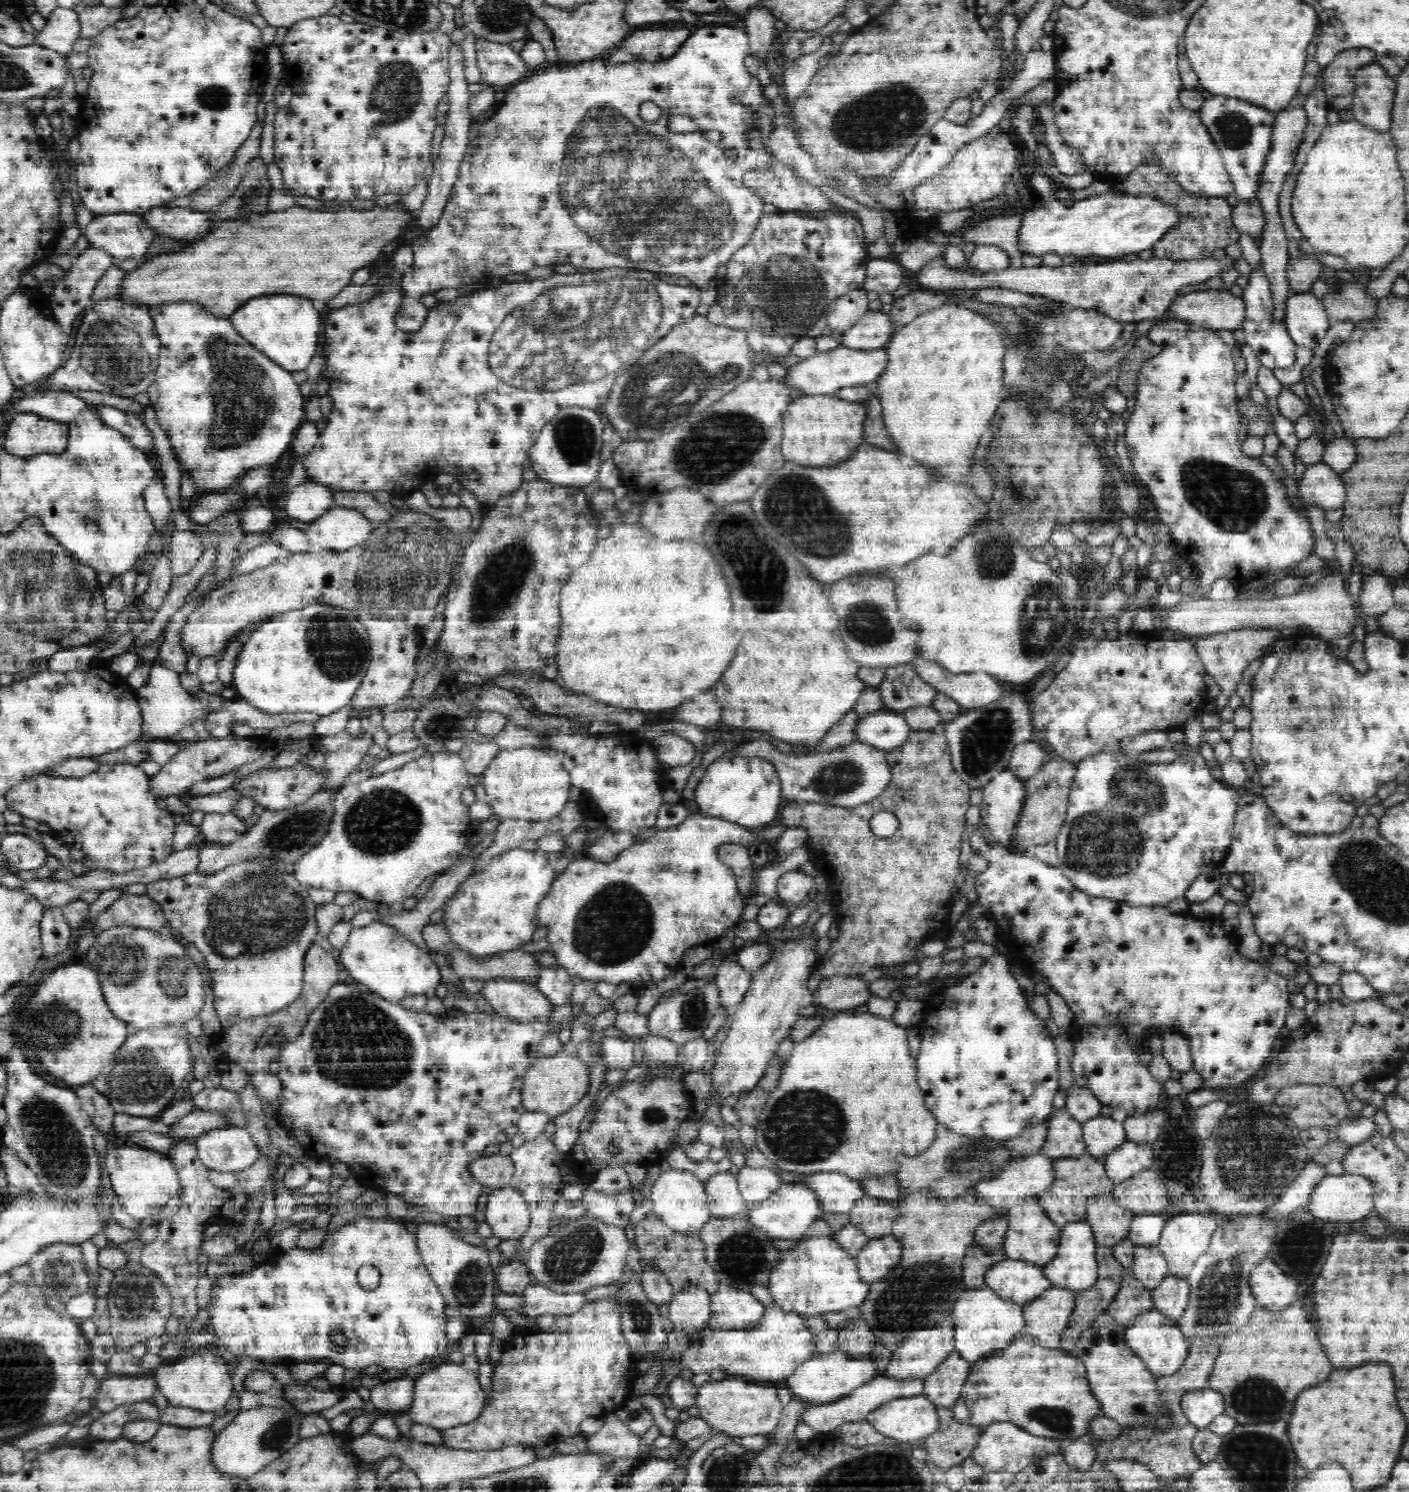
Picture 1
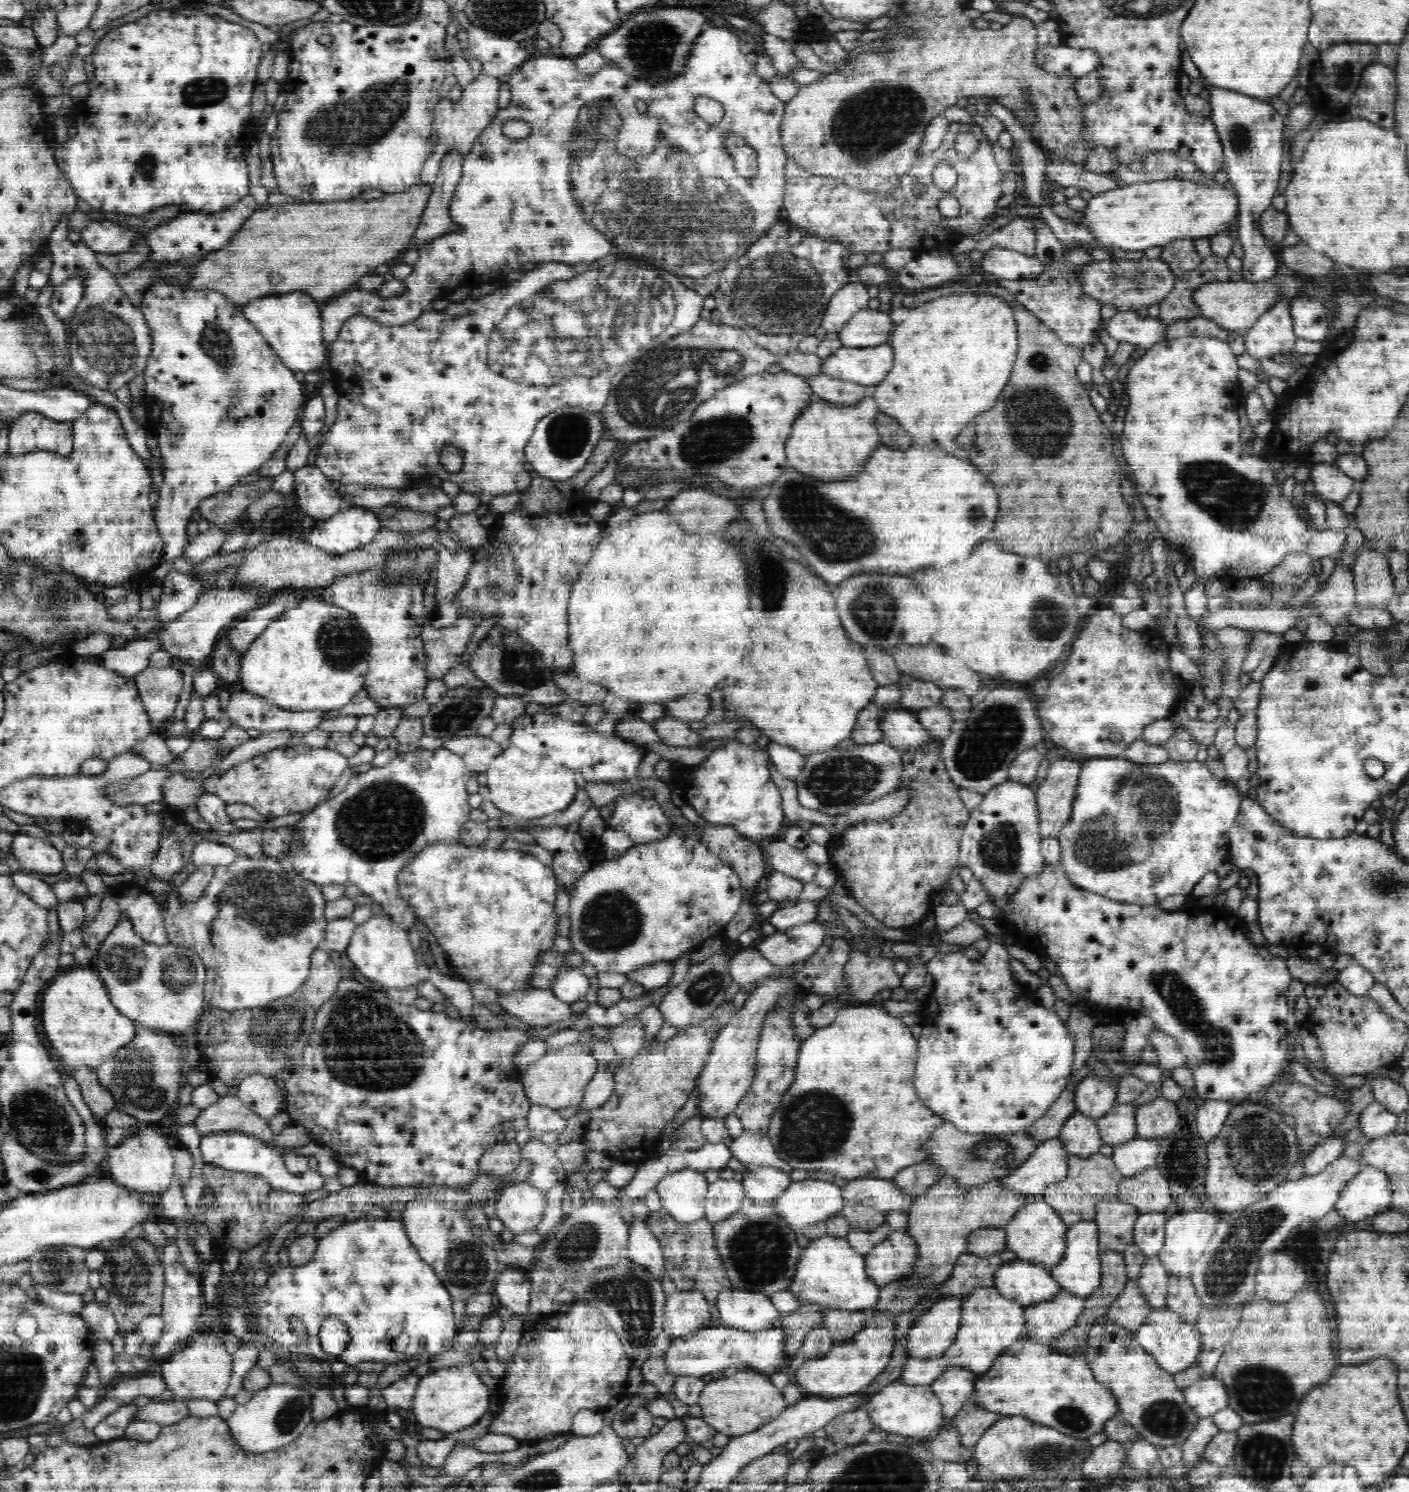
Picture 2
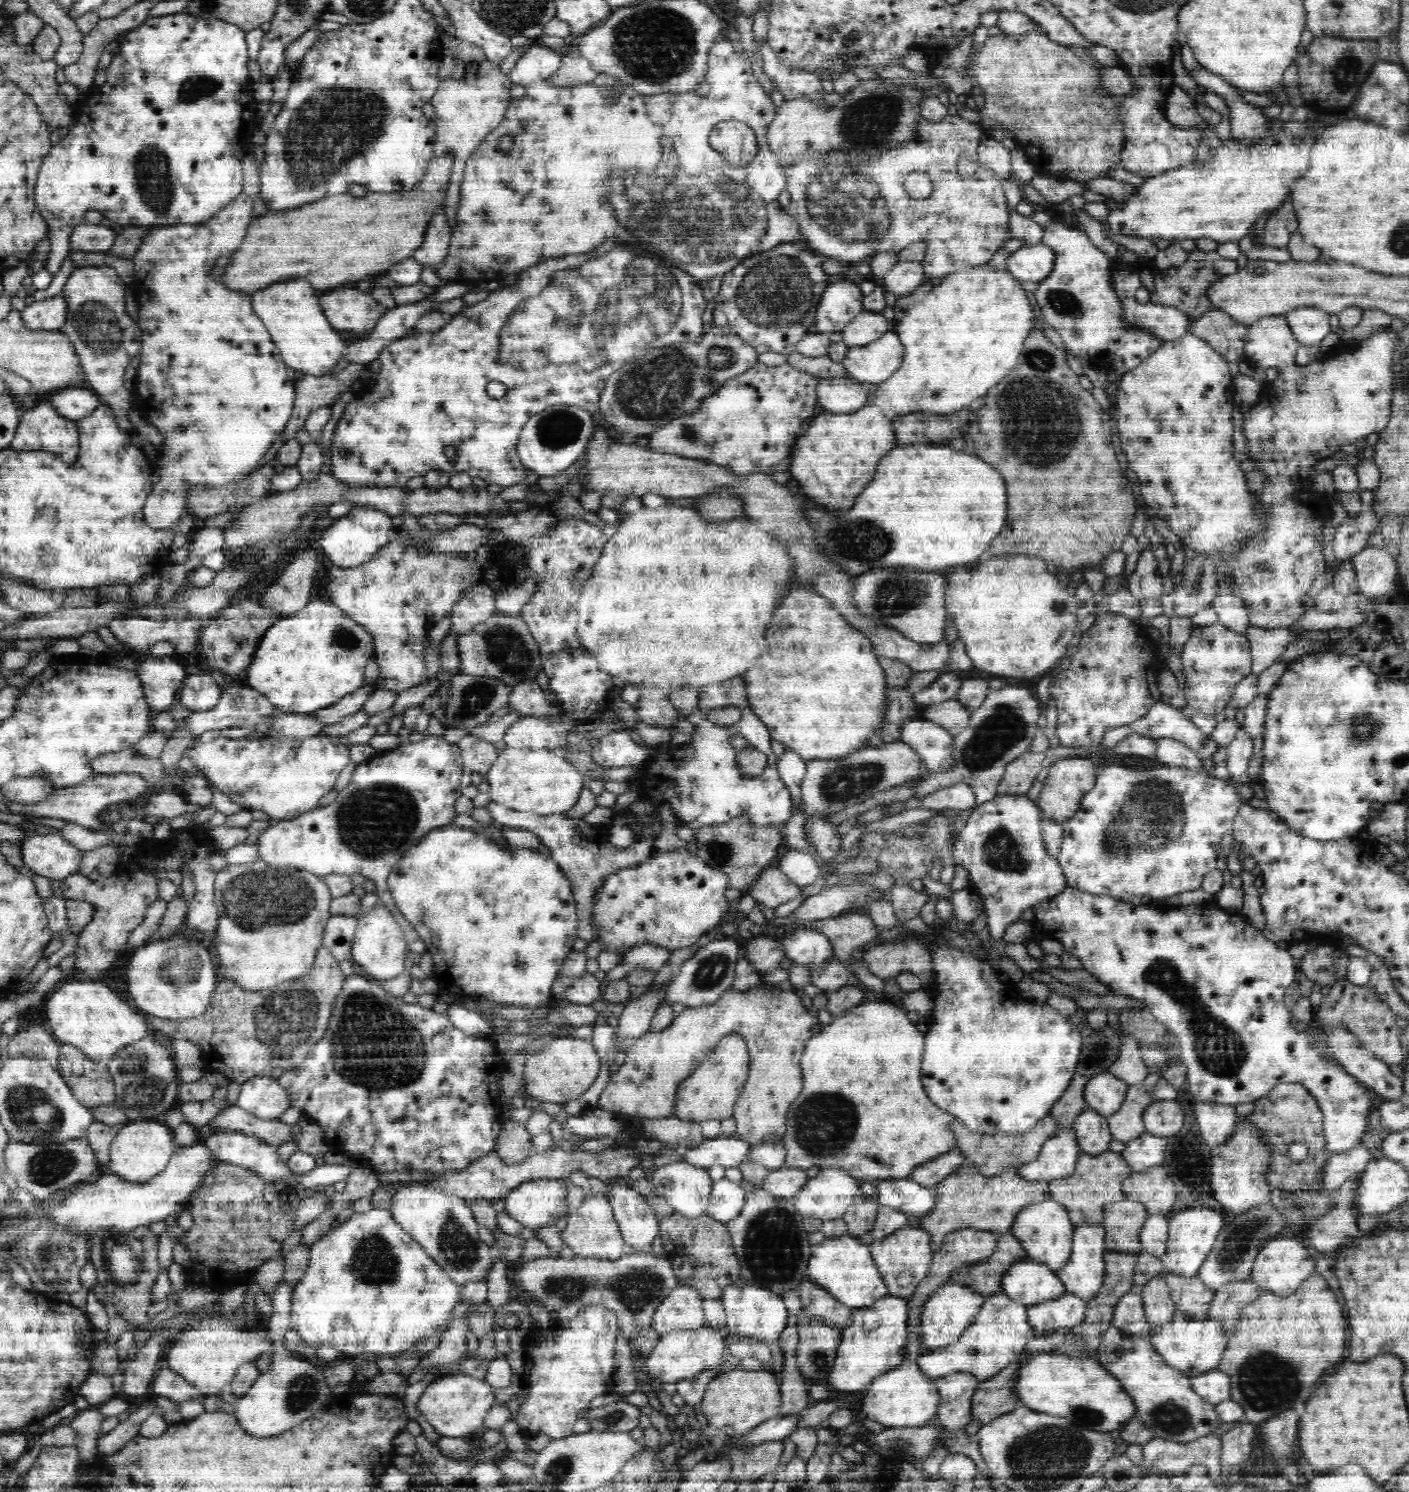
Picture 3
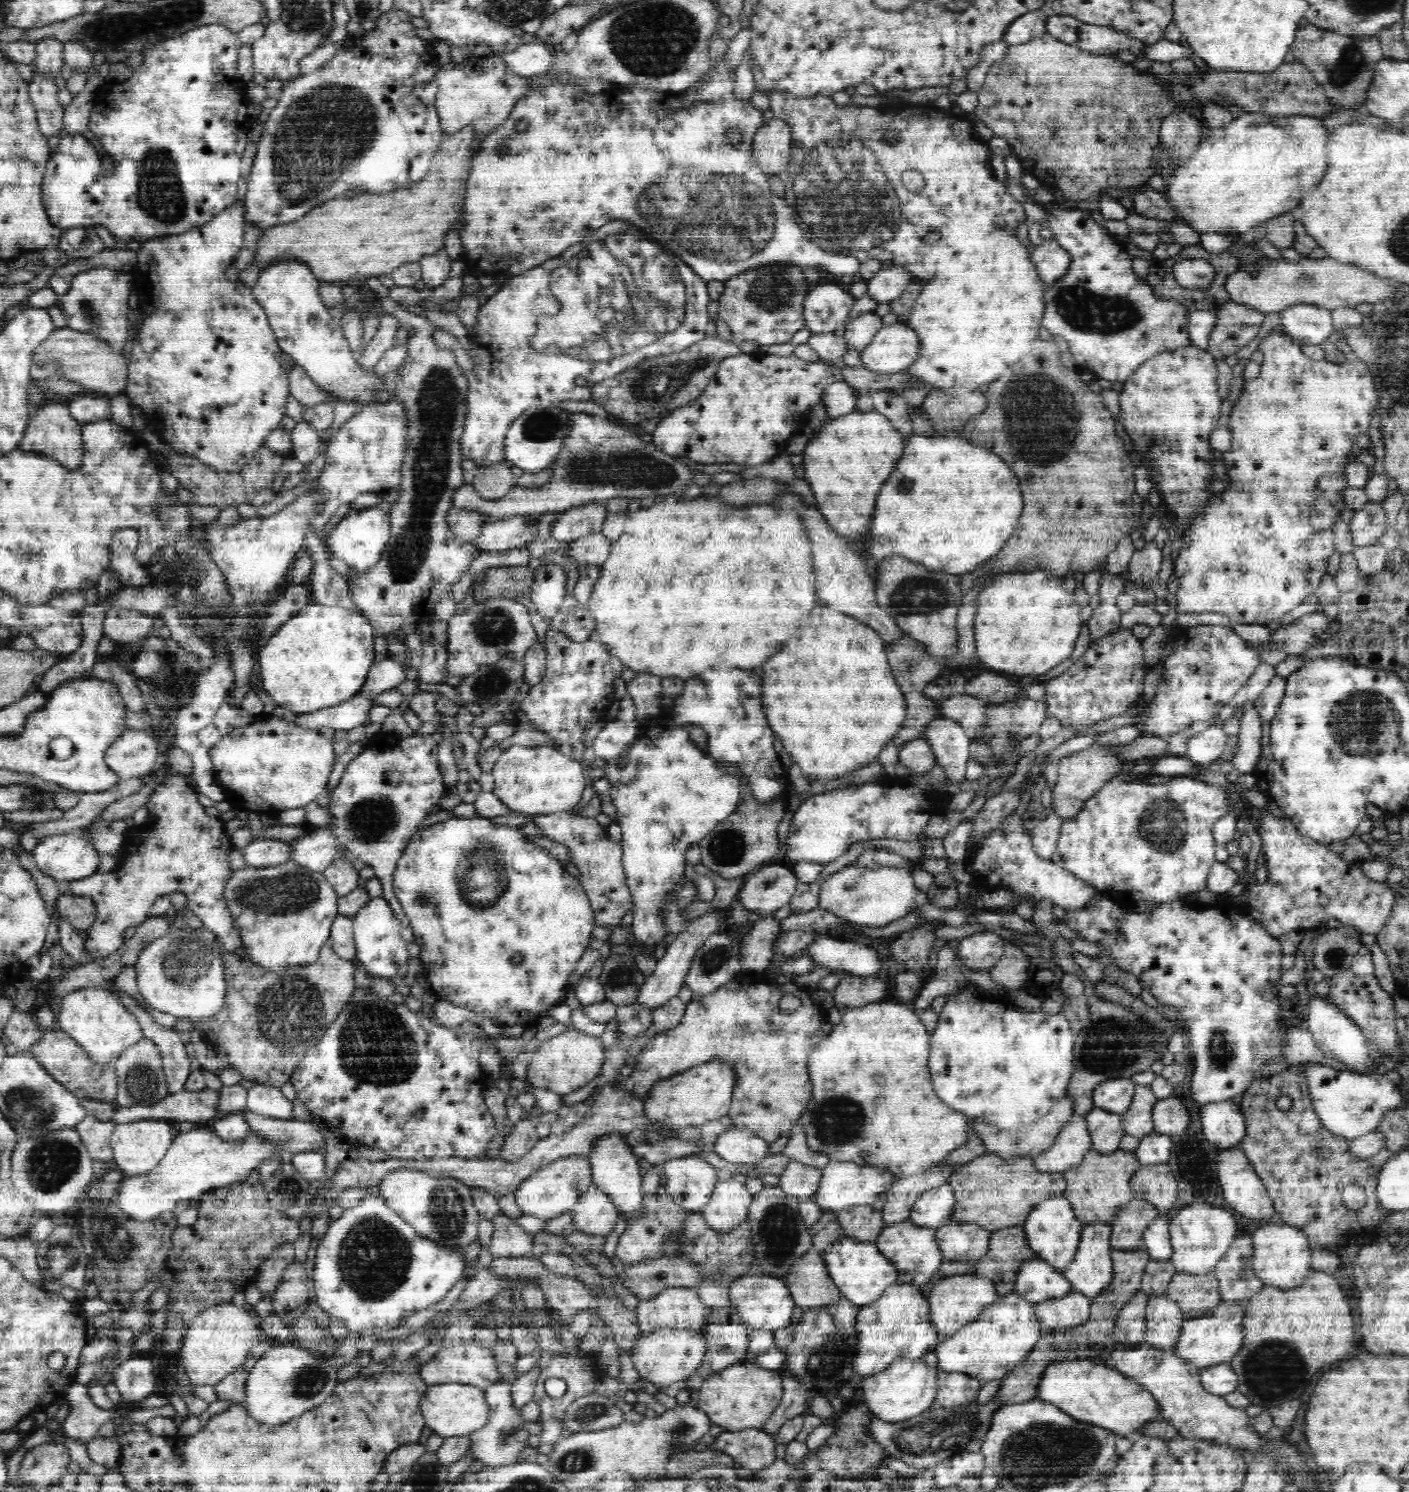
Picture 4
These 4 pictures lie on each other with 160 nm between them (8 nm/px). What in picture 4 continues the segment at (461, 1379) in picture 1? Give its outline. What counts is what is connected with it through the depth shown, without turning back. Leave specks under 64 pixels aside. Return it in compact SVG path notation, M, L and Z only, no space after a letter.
M444 1383L428 1386L420 1399L420 1408L425 1426L441 1437L466 1436L486 1424L489 1406L485 1391L464 1383Z

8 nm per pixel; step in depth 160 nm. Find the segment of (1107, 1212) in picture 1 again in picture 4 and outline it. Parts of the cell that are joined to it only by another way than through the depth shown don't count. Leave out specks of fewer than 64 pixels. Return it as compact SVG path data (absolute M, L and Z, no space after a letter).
M1133 1198L1119 1208L1119 1214L1109 1223L1112 1228L1111 1247L1122 1251L1143 1248L1144 1231L1159 1217L1155 1205Z

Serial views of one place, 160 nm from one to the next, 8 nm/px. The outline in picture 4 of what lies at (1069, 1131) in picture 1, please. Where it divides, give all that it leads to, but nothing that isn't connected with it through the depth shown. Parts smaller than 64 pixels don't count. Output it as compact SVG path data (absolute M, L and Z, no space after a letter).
M1094 1108L1085 1116L1088 1132L1091 1133L1092 1149L1103 1154L1119 1150L1122 1137L1127 1134L1123 1129L1122 1114Z

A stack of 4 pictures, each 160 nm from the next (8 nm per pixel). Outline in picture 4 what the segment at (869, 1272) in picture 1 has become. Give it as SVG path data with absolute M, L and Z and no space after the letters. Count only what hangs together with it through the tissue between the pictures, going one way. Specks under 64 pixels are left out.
M900 1221L885 1227L878 1235L876 1246L888 1260L894 1261L899 1273L898 1283L904 1284L907 1281L908 1284L924 1285L938 1272L944 1260L935 1234L936 1230L932 1228L920 1227L910 1221Z

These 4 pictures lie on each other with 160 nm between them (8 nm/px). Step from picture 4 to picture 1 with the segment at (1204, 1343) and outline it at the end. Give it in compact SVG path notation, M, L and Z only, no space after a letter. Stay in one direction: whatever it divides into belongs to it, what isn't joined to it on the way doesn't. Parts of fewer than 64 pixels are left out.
M1152 1309L1136 1318L1135 1322L1125 1327L1125 1340L1127 1347L1131 1348L1136 1356L1143 1358L1148 1369L1155 1373L1155 1376L1166 1376L1175 1373L1187 1362L1189 1344L1186 1335L1178 1324L1175 1324L1171 1317Z

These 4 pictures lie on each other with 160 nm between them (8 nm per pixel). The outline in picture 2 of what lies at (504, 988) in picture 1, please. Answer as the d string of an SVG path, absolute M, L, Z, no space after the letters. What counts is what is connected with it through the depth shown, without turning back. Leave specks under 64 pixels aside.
M532 988L493 998L510 1016L517 1016L532 1027L548 1027L576 1013L570 1004L562 1002L550 989Z

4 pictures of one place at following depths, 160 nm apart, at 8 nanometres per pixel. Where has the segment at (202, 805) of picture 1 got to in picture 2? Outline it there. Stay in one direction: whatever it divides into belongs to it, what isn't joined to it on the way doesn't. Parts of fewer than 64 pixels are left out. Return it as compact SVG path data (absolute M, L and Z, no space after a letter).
M172 774L161 782L164 793L163 803L170 809L188 809L196 807L196 800L207 790L201 786L201 780L189 775Z

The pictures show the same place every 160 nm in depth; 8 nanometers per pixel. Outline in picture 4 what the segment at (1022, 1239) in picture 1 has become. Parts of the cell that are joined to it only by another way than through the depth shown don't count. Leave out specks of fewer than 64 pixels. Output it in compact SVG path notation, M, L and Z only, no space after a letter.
M1058 1194L1048 1200L1041 1200L1023 1225L1028 1244L1037 1258L1047 1260L1058 1270L1064 1270L1074 1258L1079 1247L1084 1224L1076 1217L1067 1197Z

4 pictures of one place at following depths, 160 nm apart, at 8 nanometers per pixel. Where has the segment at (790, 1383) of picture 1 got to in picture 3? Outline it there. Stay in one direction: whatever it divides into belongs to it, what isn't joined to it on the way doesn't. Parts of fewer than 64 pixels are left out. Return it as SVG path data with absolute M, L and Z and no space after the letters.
M888 1294L876 1300L871 1306L878 1314L878 1326L872 1330L864 1330L864 1320L868 1320L870 1307L854 1308L850 1324L841 1329L841 1341L838 1345L838 1356L832 1370L827 1374L829 1388L836 1392L853 1393L864 1391L876 1376L888 1372L889 1369L901 1366L909 1355L910 1323L908 1298Z

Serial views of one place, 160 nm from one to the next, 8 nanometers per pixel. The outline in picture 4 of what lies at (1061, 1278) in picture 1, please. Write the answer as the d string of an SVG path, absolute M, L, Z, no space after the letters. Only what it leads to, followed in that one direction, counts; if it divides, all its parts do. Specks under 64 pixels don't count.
M1106 1223L1085 1225L1072 1262L1061 1270L1074 1291L1089 1297L1099 1295L1112 1282L1112 1228Z

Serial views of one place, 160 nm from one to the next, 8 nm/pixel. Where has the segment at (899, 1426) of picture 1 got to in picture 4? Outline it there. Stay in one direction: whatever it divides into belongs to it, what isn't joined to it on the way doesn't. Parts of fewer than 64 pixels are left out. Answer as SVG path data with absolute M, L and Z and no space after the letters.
M899 1359L882 1372L873 1373L861 1382L864 1402L876 1419L896 1422L912 1418L936 1405L938 1369L923 1360Z

